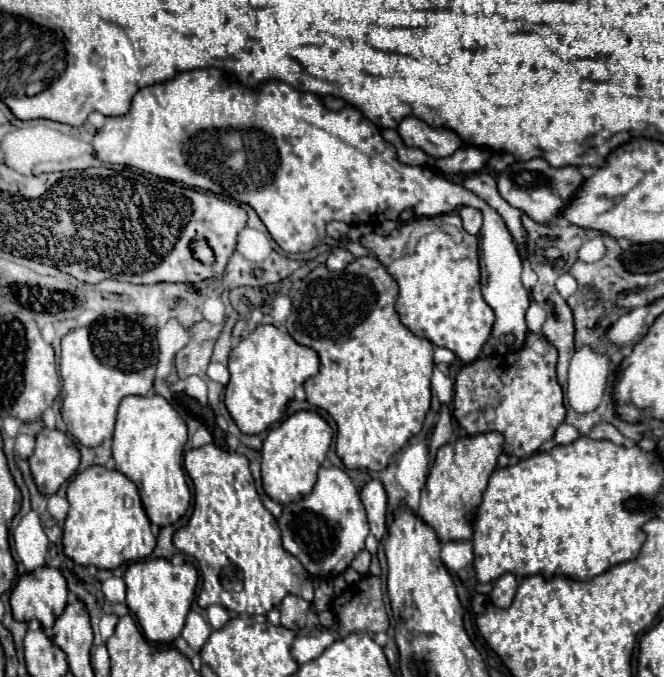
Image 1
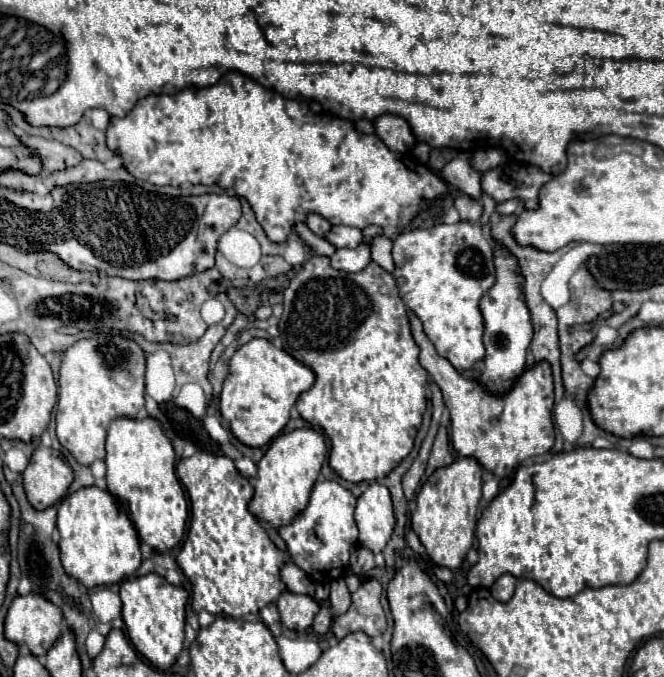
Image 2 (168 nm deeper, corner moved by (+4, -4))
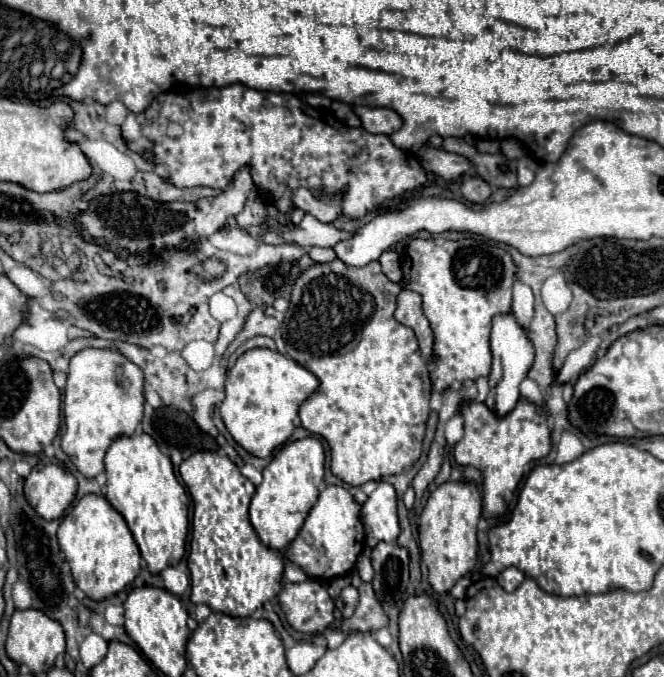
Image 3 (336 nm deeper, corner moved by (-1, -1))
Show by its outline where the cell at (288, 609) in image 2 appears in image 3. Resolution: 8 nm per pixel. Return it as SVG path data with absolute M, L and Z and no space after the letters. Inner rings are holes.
M318 580L288 582L280 592L280 608L296 632L322 634L334 620L334 600Z

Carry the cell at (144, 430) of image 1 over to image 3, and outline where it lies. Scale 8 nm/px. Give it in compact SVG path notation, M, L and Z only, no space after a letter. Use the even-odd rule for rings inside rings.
M120 436L106 452L106 500L126 520L150 574L176 566L184 556L188 534L188 496L178 482L172 462L148 436Z

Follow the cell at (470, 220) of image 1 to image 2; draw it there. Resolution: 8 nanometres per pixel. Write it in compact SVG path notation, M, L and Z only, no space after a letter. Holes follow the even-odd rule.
M467 195L457 197L455 199L455 207L457 207L461 219L463 221L469 221L469 223L477 223L479 217L481 217L481 213L483 213L483 207L479 205L479 201L477 199L471 199Z

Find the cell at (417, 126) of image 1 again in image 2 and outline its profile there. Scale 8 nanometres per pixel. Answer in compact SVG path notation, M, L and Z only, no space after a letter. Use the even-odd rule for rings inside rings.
M381 115L375 121L375 131L391 151L407 151L417 143L409 123L397 115Z

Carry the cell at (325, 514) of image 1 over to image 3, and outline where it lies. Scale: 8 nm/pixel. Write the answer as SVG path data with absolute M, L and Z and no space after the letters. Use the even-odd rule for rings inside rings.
M326 486L316 506L310 510L300 534L290 544L286 558L304 570L308 578L328 580L346 574L354 568L358 554L364 548L364 530L360 524L360 504L342 486Z

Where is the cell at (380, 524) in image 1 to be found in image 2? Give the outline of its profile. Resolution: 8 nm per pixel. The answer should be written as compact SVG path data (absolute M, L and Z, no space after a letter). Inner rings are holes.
M373 481L363 491L363 495L357 499L355 521L359 527L359 543L371 549L375 555L381 555L395 525L391 497L385 485Z

